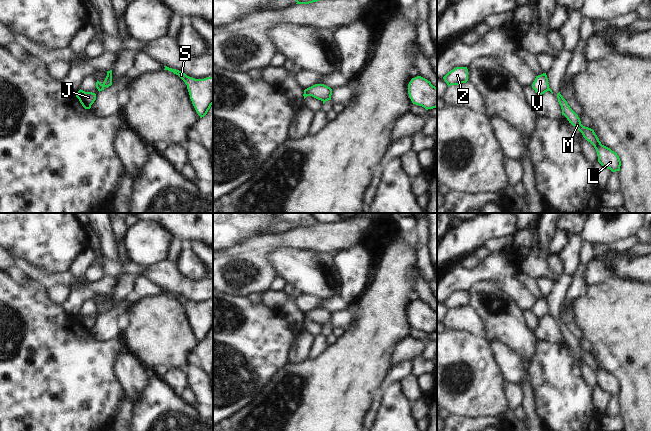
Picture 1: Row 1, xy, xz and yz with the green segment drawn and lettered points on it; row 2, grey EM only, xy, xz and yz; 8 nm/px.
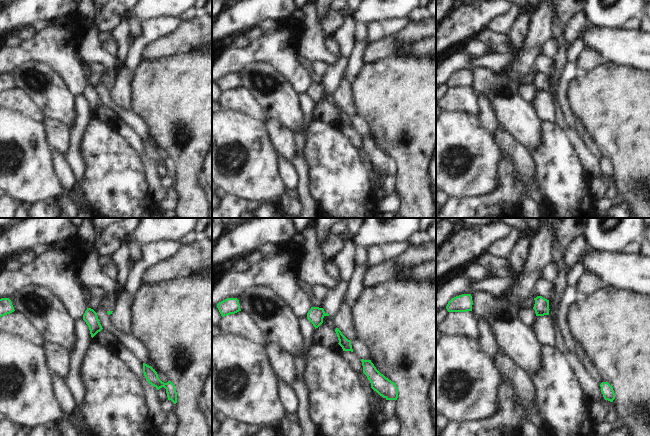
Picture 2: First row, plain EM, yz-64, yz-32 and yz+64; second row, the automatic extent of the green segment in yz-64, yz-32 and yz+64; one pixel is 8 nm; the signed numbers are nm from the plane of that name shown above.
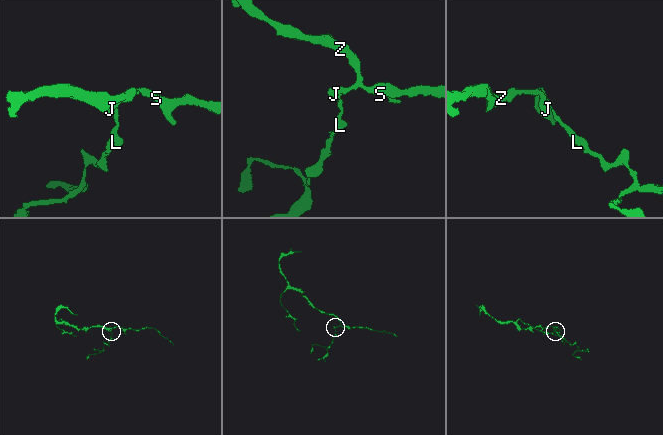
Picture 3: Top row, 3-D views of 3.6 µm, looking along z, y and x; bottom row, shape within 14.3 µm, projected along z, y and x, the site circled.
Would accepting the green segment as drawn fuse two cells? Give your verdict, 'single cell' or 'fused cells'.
fused cells

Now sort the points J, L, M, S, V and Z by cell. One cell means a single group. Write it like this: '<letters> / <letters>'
J S V Z / L M

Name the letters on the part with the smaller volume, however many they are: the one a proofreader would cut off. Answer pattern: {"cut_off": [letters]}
{"cut_off": ["L", "M"]}

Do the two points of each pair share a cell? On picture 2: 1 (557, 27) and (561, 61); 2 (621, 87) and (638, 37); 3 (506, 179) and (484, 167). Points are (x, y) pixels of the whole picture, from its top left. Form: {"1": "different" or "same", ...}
{"1": "same", "2": "different", "3": "different"}

